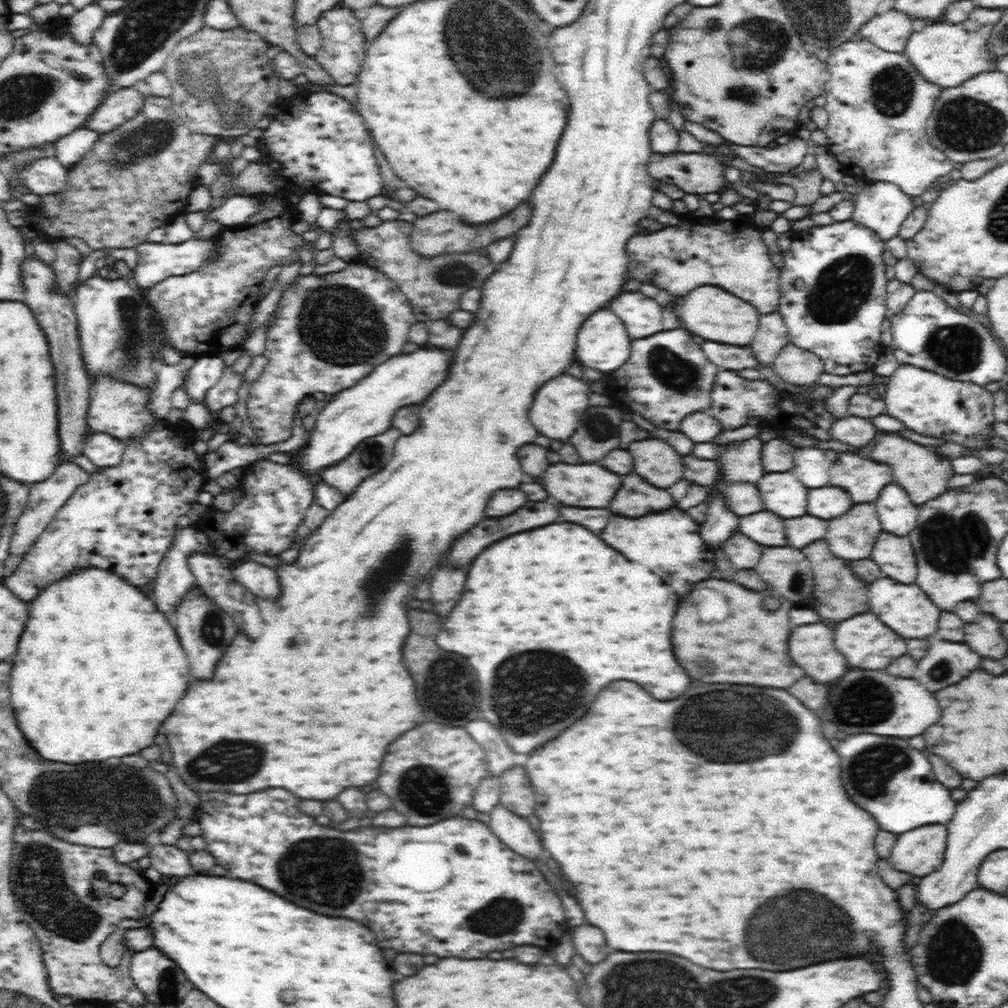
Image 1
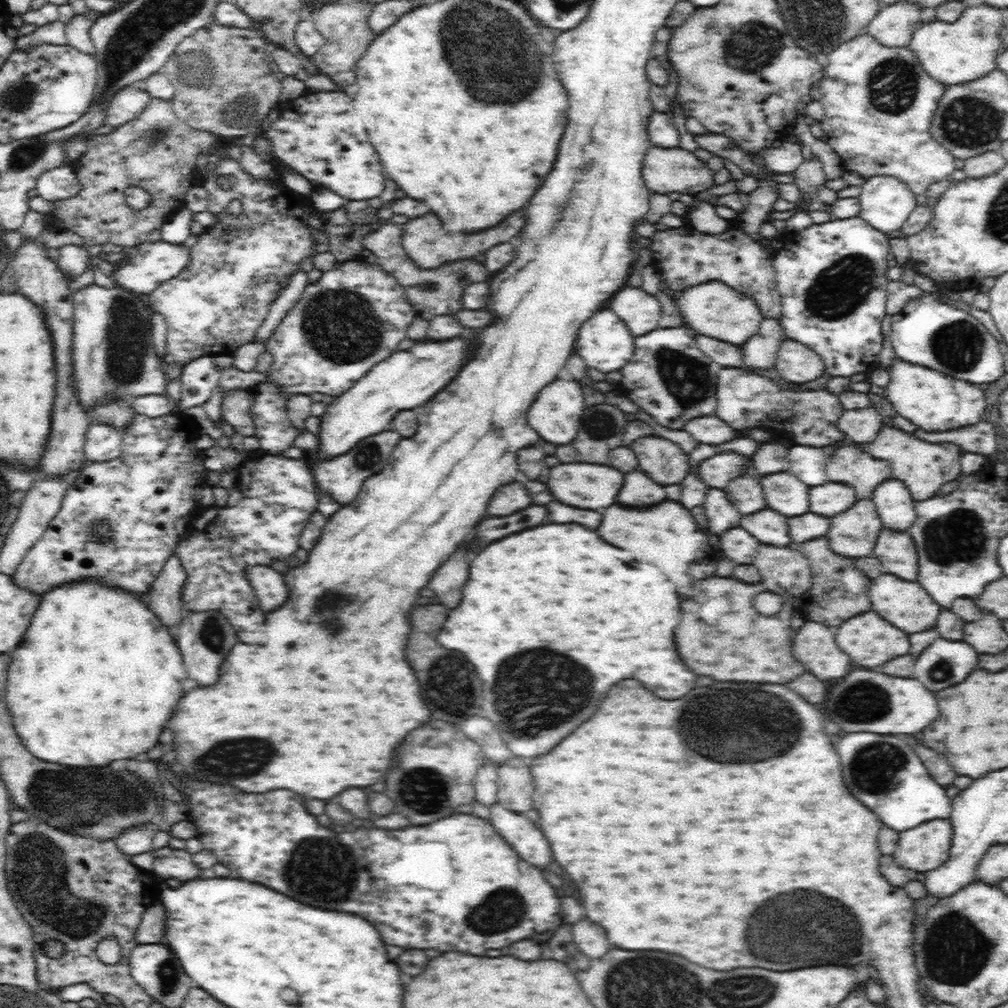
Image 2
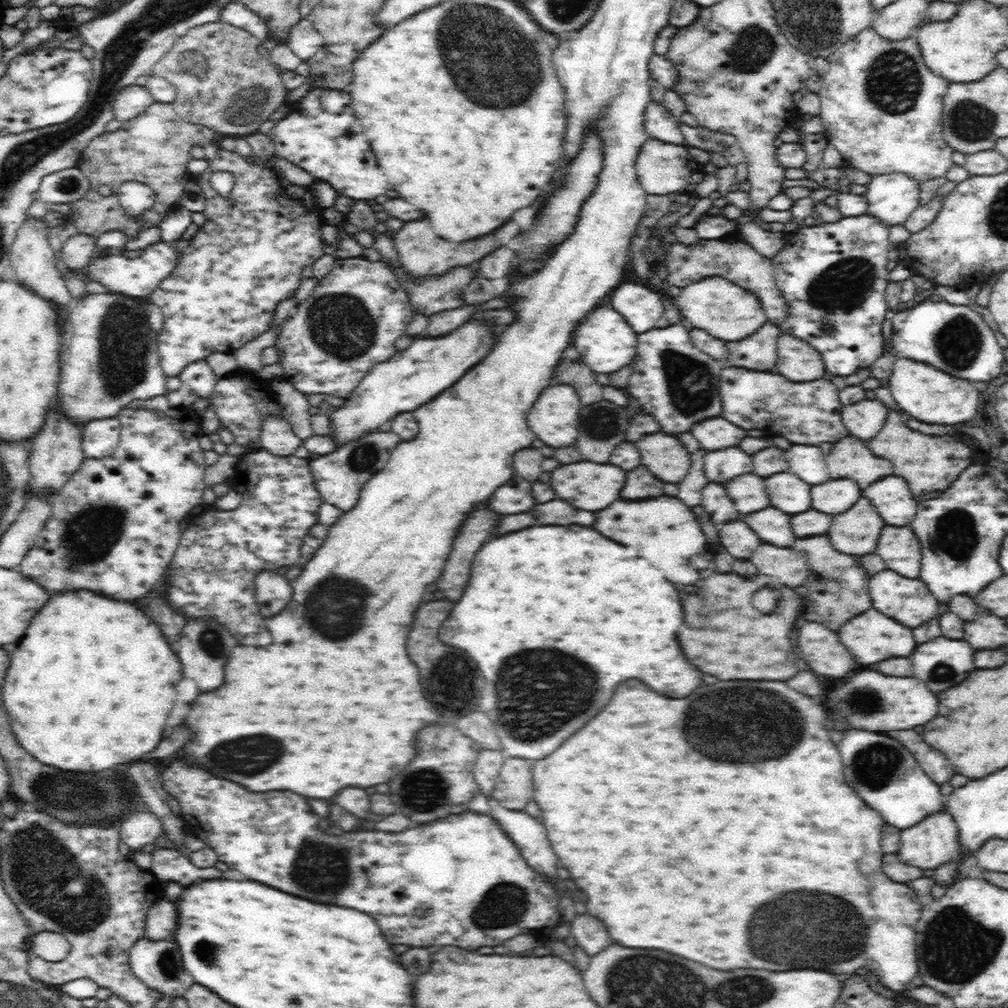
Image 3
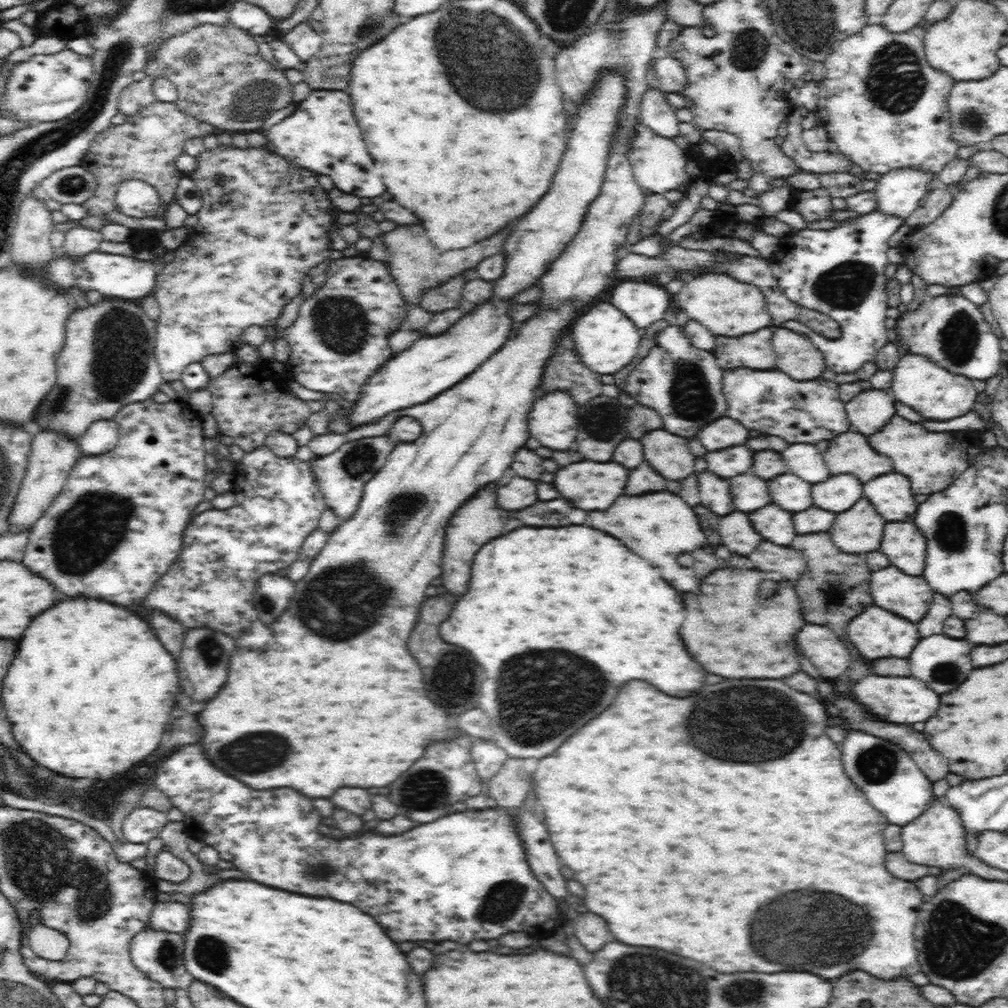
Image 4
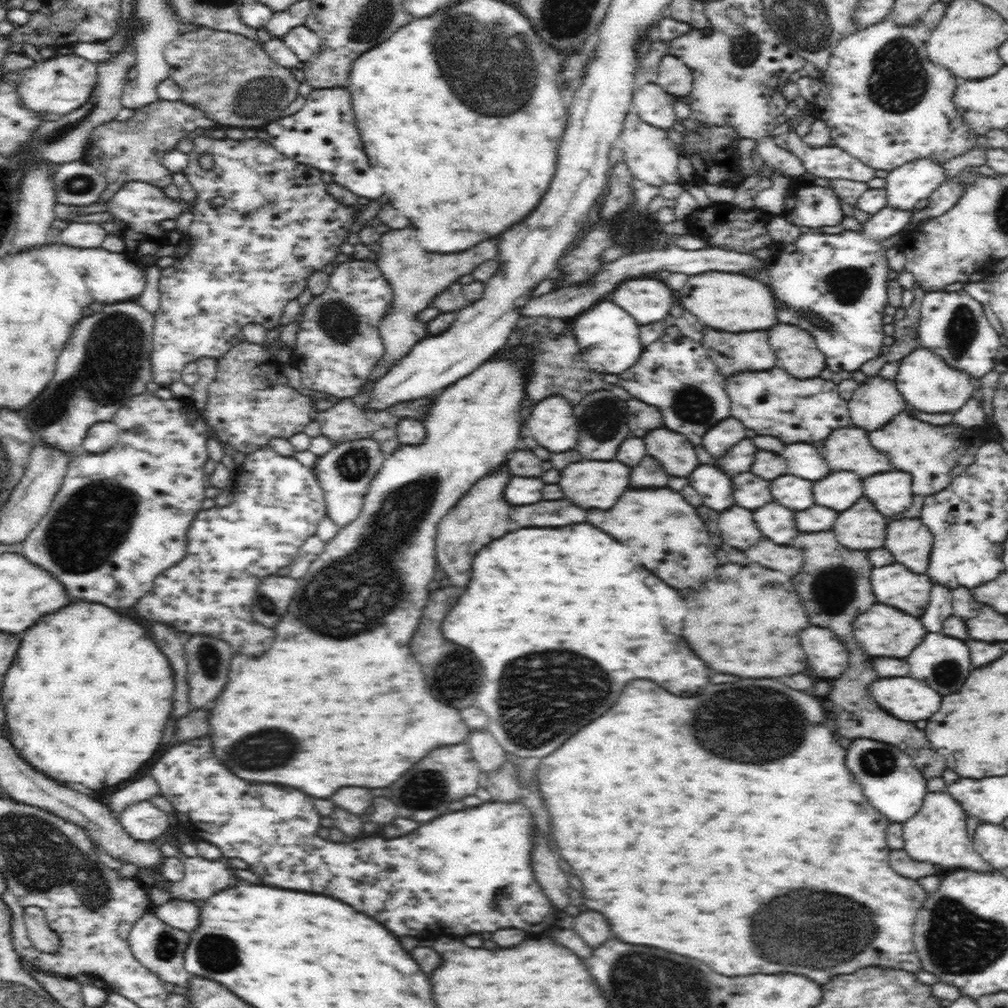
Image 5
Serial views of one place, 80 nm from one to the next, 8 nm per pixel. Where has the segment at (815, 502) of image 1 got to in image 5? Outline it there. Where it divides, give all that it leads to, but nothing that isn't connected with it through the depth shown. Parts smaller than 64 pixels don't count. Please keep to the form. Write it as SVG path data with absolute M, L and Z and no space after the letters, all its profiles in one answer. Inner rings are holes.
M834 472L814 484L816 504L838 512L848 510L862 496L862 480L856 476L856 472Z

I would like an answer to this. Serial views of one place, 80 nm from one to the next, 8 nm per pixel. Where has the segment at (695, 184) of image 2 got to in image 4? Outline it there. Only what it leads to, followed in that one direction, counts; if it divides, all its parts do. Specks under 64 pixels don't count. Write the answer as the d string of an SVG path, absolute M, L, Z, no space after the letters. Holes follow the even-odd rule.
M642 122L636 126L638 129L637 138L631 145L631 166L636 182L640 184L644 190L651 193L663 194L667 190L680 190L687 192L698 177L690 176L685 171L685 166L688 161L686 152L682 151L673 140L663 138L656 135L652 129L646 127Z

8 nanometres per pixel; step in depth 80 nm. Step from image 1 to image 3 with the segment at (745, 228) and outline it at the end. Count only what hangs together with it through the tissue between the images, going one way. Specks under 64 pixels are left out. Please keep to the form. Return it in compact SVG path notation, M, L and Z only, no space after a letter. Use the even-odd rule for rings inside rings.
M702 239L700 246L684 246L683 243L674 244L666 256L666 268L670 272L670 285L685 286L696 283L708 276L724 276L726 280L750 292L754 292L772 324L782 324L788 318L788 303L776 284L772 261L756 252L747 242L720 242L718 239Z

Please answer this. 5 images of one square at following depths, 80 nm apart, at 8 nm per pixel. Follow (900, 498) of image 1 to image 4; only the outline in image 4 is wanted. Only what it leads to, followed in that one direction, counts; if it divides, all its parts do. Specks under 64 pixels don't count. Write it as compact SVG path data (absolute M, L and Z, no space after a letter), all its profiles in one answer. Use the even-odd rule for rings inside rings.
M886 474L880 476L880 480L872 480L872 484L864 484L864 496L888 522L912 521L910 514L917 511L917 506L915 494L910 490L908 478L900 474Z

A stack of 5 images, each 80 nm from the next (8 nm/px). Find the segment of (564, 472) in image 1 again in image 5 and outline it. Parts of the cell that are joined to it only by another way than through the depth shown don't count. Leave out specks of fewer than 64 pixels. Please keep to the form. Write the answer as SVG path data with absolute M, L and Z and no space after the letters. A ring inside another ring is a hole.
M600 460L574 462L562 470L562 480L560 480L560 488L564 490L566 498L570 498L580 508L600 508L600 510L612 508L612 504L616 504L618 498L626 492L628 484L630 484L630 468L616 460L614 462L600 462Z

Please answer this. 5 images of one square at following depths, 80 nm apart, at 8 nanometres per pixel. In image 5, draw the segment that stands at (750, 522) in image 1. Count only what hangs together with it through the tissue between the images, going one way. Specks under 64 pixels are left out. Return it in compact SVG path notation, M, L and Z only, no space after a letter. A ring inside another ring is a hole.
M770 502L754 512L754 520L758 528L762 530L764 536L768 536L776 544L788 544L796 534L796 522L794 522L794 512Z

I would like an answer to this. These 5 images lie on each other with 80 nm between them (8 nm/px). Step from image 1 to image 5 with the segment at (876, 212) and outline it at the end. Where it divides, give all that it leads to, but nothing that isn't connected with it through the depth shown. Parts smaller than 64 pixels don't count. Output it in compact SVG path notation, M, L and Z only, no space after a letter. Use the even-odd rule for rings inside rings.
M916 159L889 172L883 181L886 207L902 212L915 210L920 200L942 185L946 178L943 164L936 159Z

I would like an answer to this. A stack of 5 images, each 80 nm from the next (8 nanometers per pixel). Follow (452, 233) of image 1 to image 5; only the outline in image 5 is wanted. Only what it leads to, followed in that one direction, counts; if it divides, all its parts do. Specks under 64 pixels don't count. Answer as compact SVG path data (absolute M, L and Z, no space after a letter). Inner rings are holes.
M412 228L404 230L390 230L388 234L382 234L378 240L380 251L374 257L374 261L379 265L380 273L384 274L384 279L391 285L393 299L390 311L387 312L386 318L382 320L380 326L380 336L383 339L384 354L383 358L376 363L370 374L370 380L377 380L378 377L384 376L386 370L396 364L402 356L406 356L414 345L420 340L430 336L427 331L426 323L418 319L418 312L424 308L430 307L432 300L448 288L448 284L456 283L456 280L468 279L473 270L486 262L497 258L499 248L496 248L498 240L486 240L472 250L458 252L458 254L432 254L424 252L418 246L416 234Z

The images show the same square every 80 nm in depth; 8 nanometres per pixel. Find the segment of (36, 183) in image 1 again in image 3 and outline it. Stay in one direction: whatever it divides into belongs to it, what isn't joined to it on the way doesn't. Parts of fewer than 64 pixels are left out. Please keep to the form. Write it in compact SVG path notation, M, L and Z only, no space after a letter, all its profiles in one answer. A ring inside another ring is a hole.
M71 167L44 177L37 191L38 198L49 204L65 204L81 200L88 188L88 178L84 172Z

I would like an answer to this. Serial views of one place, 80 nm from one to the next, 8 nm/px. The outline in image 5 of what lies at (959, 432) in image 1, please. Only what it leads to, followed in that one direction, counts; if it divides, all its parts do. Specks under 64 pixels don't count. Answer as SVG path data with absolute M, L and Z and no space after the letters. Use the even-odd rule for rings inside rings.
M920 346L899 361L894 381L897 390L909 406L928 414L956 414L959 408L974 395L974 386L970 386L972 377L968 373L956 370L934 352Z

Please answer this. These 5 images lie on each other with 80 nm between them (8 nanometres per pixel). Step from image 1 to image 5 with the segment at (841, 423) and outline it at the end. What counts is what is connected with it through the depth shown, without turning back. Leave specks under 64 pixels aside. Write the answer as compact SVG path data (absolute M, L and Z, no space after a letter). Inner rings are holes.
M880 375L868 377L868 380L858 384L847 398L847 407L850 410L849 416L852 420L851 426L864 428L868 433L888 424L896 414L901 414L904 411L906 405L904 397L896 388L895 381L886 380Z

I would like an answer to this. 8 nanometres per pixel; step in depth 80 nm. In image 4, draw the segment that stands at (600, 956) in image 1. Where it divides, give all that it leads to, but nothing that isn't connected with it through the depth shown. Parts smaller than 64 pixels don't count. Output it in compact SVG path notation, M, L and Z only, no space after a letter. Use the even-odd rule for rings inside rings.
M586 912L576 918L574 934L586 948L590 948L590 952L600 950L608 942L614 942L604 920L600 920L600 916L592 916L592 912Z

